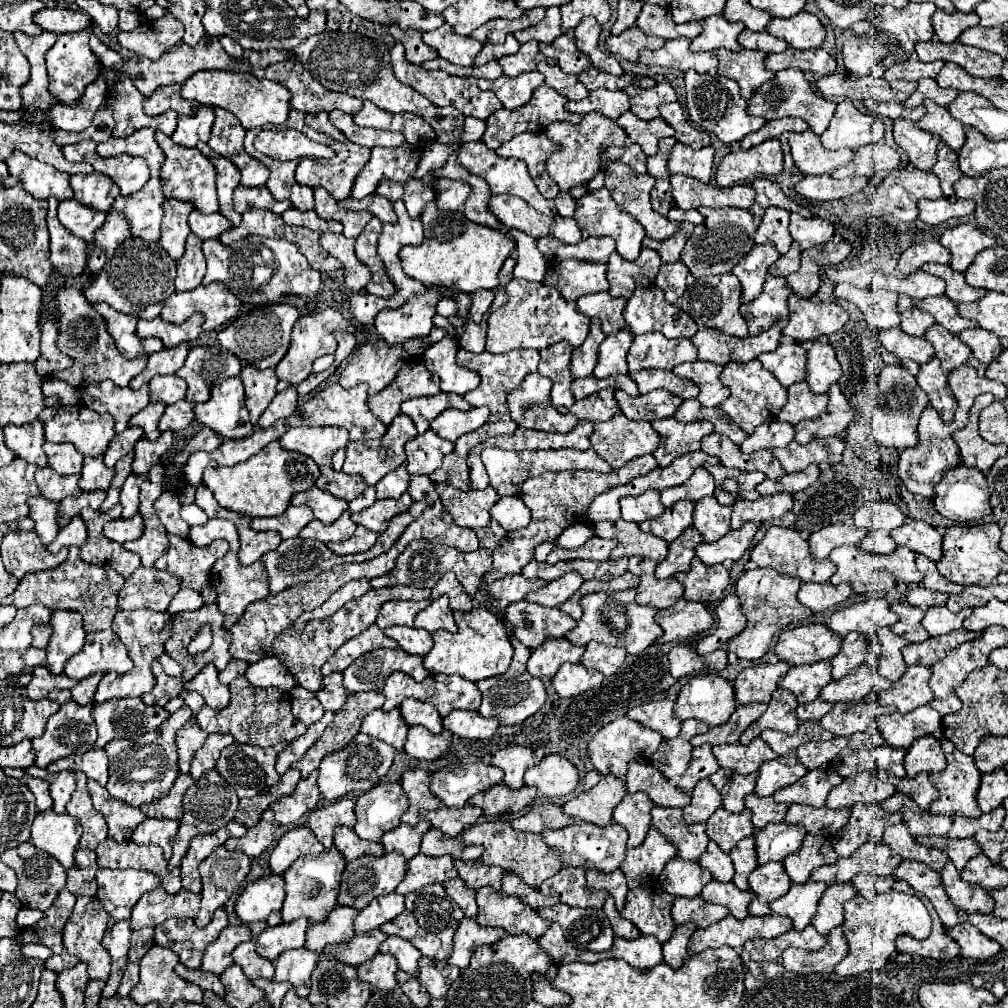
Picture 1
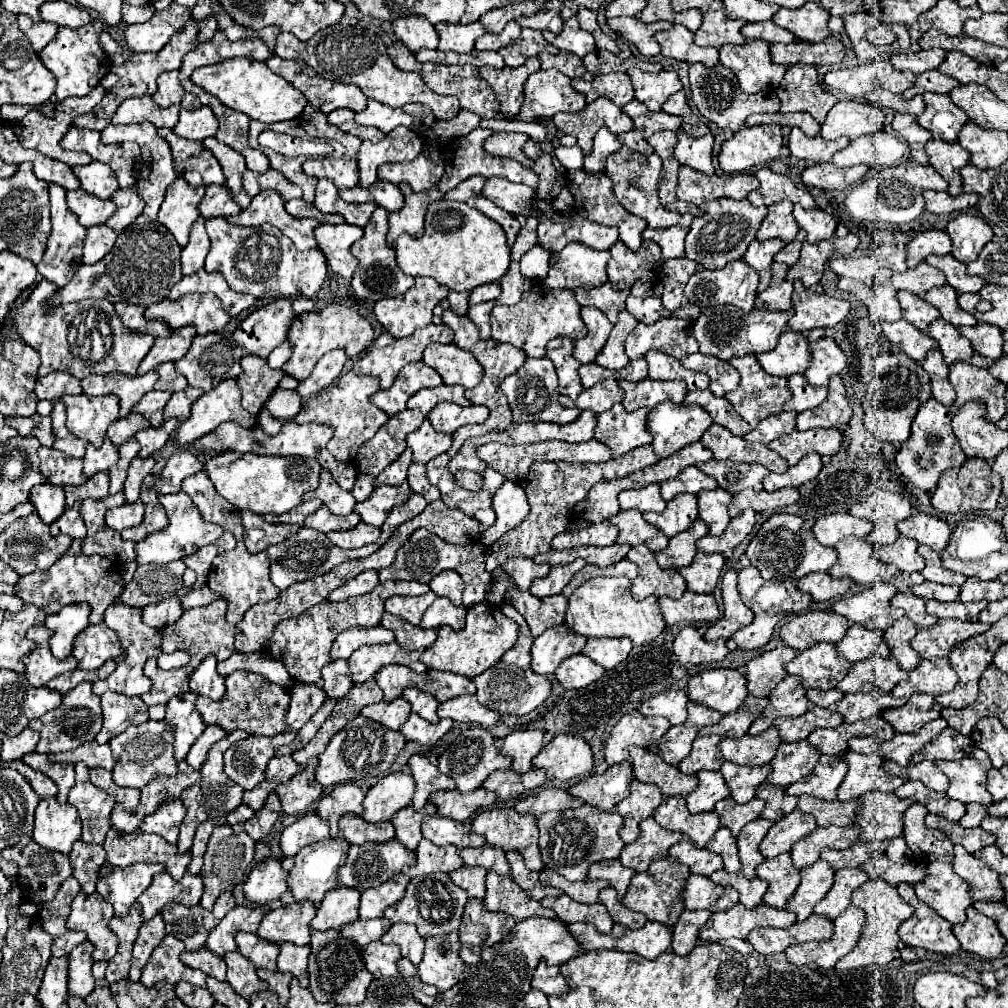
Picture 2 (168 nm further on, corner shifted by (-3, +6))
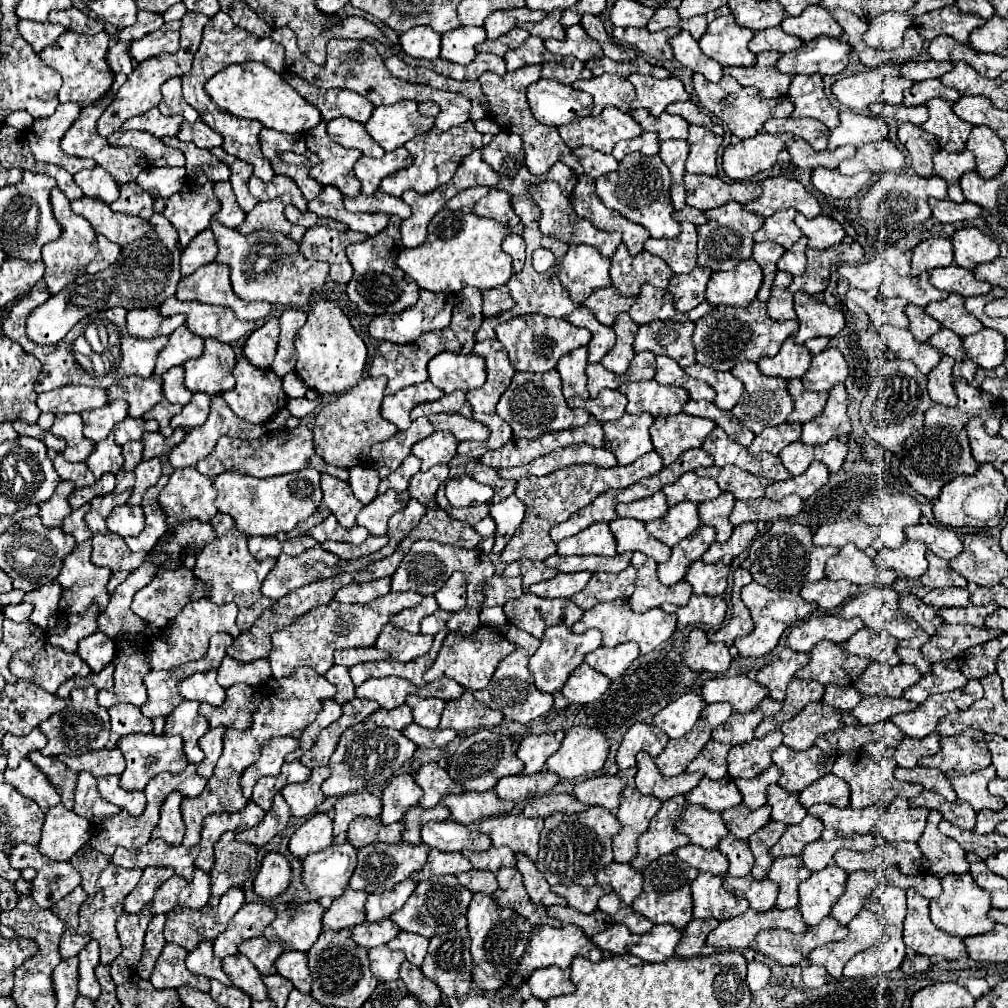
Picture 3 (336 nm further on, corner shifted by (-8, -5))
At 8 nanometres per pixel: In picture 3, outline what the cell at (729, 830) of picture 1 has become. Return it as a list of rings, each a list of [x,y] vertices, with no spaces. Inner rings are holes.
[[[738,805],[738,807],[724,811],[722,819],[728,827],[728,833],[746,841],[754,831],[758,831],[760,827],[764,827],[770,821],[770,807],[764,805],[756,811],[750,811],[744,805]]]

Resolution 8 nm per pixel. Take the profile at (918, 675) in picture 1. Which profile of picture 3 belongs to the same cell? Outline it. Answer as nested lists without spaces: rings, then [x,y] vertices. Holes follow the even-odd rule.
[[[942,661],[934,663],[932,671],[924,675],[916,685],[908,687],[908,691],[904,691],[904,697],[908,701],[922,703],[934,693],[950,693],[964,687],[966,683],[968,679],[960,673],[958,661]]]

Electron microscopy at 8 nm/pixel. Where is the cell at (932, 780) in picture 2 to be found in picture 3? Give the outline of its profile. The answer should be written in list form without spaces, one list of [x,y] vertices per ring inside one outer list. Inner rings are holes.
[[[914,767],[914,769],[896,769],[894,771],[896,779],[900,781],[908,781],[908,783],[918,783],[922,785],[926,791],[936,791],[940,795],[944,795],[944,799],[948,799],[950,803],[956,801],[956,793],[952,789],[952,783],[948,783],[948,779],[944,777],[944,773],[940,769],[930,769],[930,767]]]

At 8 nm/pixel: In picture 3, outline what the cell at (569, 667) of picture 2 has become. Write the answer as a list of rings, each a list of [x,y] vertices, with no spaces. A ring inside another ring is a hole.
[[[582,663],[570,673],[566,685],[562,687],[562,695],[572,703],[586,705],[596,701],[600,695],[604,695],[608,687],[610,687],[610,679],[606,675]]]

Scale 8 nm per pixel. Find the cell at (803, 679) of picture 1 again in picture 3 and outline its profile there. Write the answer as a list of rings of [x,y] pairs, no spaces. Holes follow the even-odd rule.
[[[820,641],[810,651],[810,661],[806,667],[796,671],[798,679],[814,679],[822,685],[854,685],[864,673],[868,659],[848,655],[840,645],[830,641]]]

